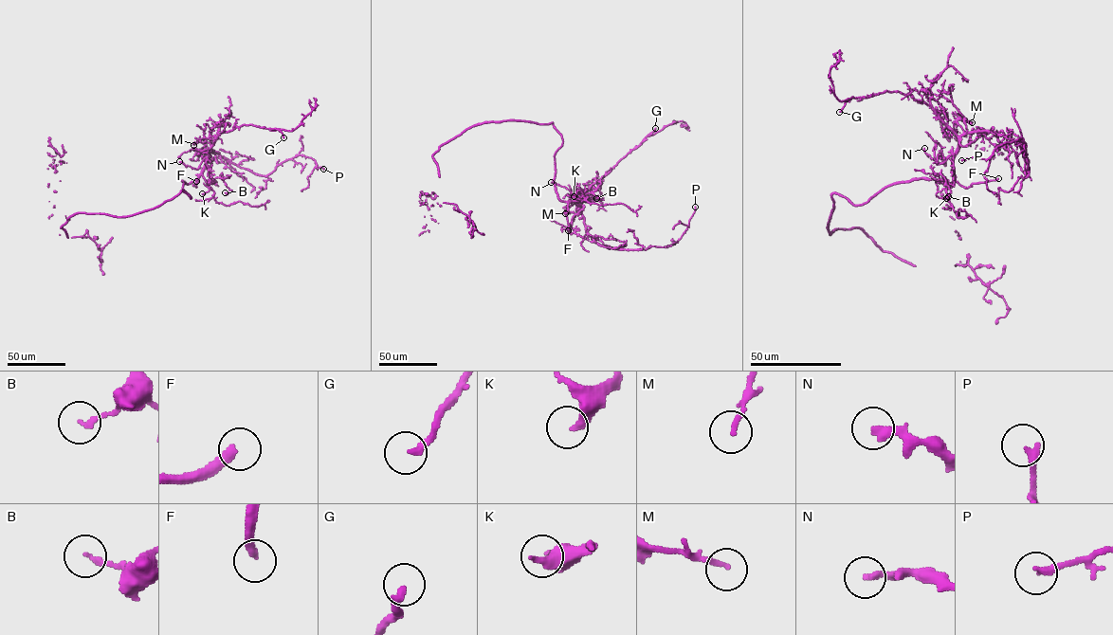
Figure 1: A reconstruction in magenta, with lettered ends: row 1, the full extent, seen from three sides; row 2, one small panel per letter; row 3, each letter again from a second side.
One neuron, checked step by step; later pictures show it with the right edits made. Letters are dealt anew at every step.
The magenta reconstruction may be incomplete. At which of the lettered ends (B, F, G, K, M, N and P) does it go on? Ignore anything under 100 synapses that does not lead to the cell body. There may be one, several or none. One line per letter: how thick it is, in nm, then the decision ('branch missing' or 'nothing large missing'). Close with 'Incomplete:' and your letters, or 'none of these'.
B: 170 nm thick; nothing large missing
F: 320 nm thick; branch missing
G: 240 nm thick; nothing large missing
K: 360 nm thick; nothing large missing
M: 170 nm thick; nothing large missing
N: 240 nm thick; nothing large missing
P: 280 nm thick; nothing large missing
Incomplete: F

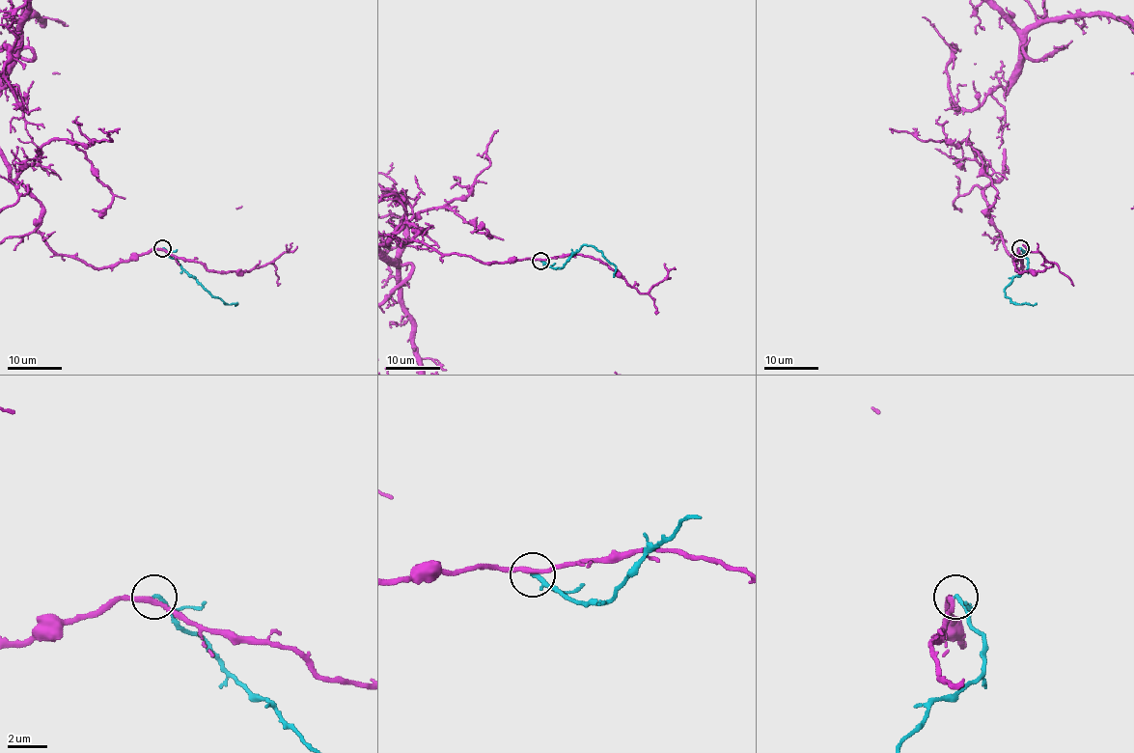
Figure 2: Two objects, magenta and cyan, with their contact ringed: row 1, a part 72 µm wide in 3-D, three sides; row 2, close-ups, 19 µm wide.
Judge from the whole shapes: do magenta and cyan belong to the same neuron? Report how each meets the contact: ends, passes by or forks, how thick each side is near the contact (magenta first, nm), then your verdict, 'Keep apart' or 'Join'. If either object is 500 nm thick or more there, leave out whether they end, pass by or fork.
At the ring magenta passes by. At the ring cyan ends. Thickness 260 nm (magenta) against 220 nm. Join

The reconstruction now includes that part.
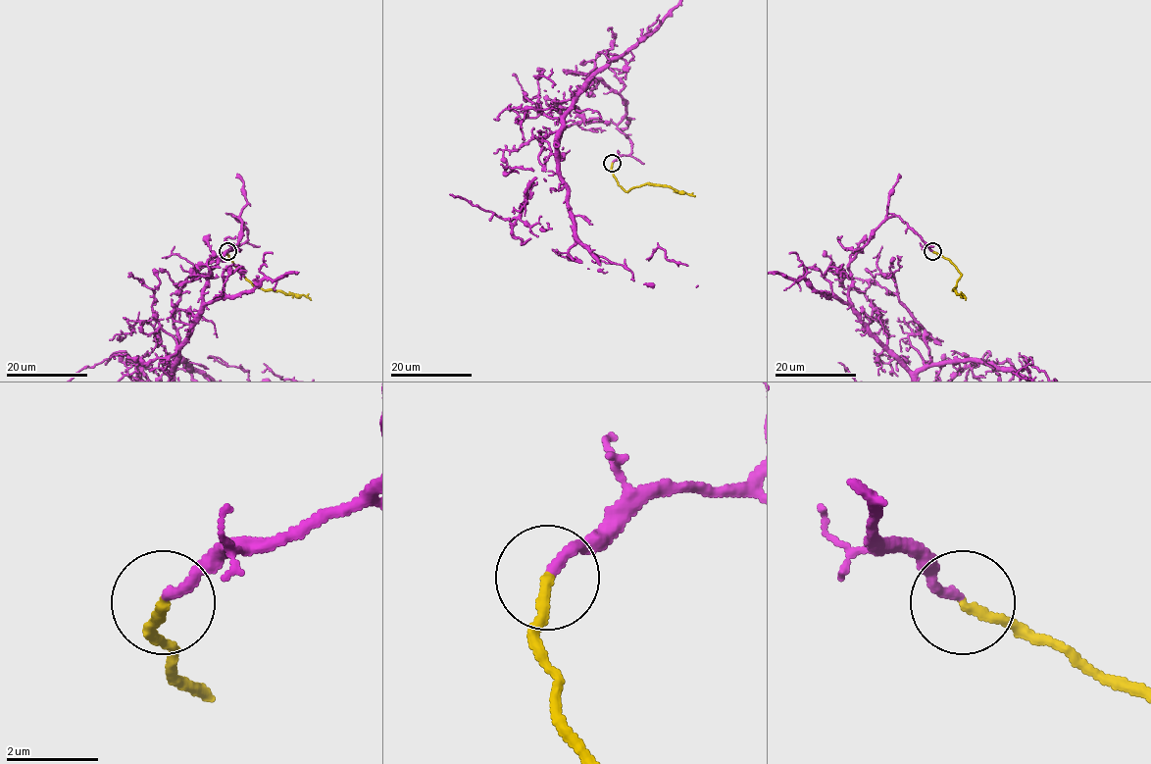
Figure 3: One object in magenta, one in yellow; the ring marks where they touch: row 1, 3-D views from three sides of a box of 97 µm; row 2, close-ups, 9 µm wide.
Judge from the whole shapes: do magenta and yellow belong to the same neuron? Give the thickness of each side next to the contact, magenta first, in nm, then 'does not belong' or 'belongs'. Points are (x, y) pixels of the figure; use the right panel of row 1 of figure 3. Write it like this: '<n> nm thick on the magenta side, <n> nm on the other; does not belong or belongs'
220 nm thick on the magenta side, 240 nm on the other; belongs

